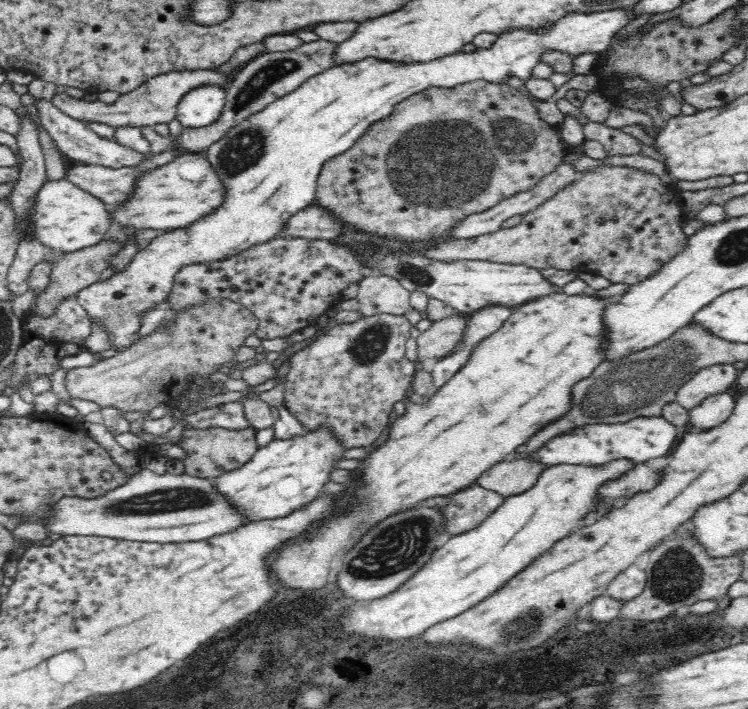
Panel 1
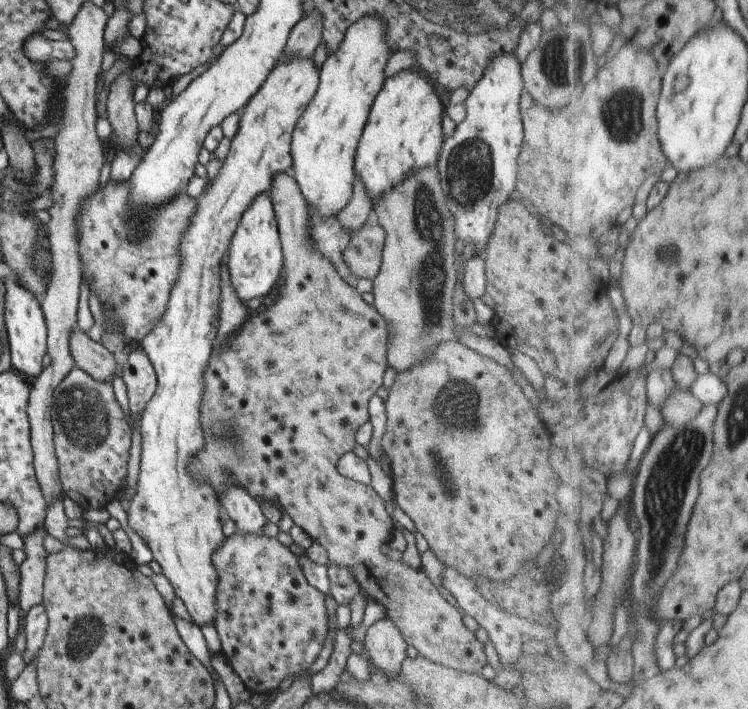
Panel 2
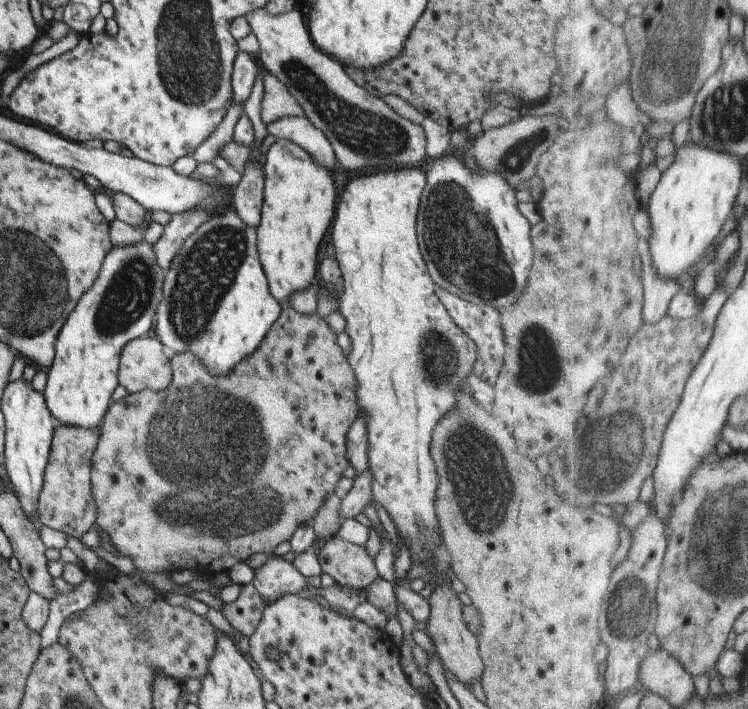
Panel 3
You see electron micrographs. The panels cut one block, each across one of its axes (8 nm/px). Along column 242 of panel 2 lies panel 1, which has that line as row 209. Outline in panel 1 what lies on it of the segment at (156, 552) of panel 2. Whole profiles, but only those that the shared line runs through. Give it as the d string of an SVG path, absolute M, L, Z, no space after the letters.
M183 153L168 164L142 172L134 180L134 188L128 198L120 204L109 206L113 224L113 231L109 234L113 235L120 229L151 228L158 232L180 229L211 214L216 206L220 206L224 196L224 183L204 154Z

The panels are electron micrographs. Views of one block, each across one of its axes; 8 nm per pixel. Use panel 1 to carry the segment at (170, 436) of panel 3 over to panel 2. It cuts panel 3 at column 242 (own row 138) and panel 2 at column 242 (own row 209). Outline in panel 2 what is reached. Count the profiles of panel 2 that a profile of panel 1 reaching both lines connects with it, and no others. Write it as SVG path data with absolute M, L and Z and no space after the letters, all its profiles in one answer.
M289 172L278 173L272 179L272 186L267 194L276 219L285 282L280 286L279 296L271 306L265 307L262 312L249 312L239 330L235 334L231 334L222 345L215 347L210 353L206 361L206 367L202 371L203 389L198 413L198 422L204 442L196 455L193 455L188 460L186 465L188 474L195 483L210 485L212 492L217 496L217 500L230 487L240 487L250 498L257 500L257 502L259 500L268 500L269 498L283 498L283 500L287 500L287 504L283 502L281 512L287 513L287 516L291 517L291 524L298 527L299 531L303 532L303 535L307 536L308 540L319 544L319 547L325 550L327 559L329 559L327 564L346 569L352 575L358 587L367 593L367 596L374 598L376 602L383 605L385 618L401 634L406 646L413 647L417 651L418 656L437 665L442 665L461 673L479 674L486 664L482 644L476 640L472 632L463 626L459 612L457 612L455 607L450 606L442 599L436 586L427 579L427 576L420 568L411 568L411 566L407 566L407 564L403 564L401 561L394 562L389 560L381 552L381 546L387 544L390 532L393 530L392 521L386 514L384 503L376 496L376 493L369 485L365 486L347 479L347 476L339 475L339 470L336 468L339 458L353 450L356 431L368 421L368 401L371 399L371 396L376 394L376 390L382 384L383 373L385 368L388 367L386 362L386 341L388 338L386 325L372 306L363 302L354 286L351 283L345 282L336 272L334 265L315 249L312 234L310 233L310 210L306 206L298 187L292 180L291 174Z

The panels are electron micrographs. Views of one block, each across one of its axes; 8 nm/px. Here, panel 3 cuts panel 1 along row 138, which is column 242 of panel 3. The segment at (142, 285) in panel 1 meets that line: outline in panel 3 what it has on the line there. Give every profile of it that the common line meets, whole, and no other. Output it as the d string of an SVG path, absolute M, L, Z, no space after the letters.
M229 207L217 212L185 239L164 273L162 299L155 311L155 336L168 354L189 351L204 364L212 375L228 372L244 356L251 354L277 320L281 304L268 289L258 252L255 250L256 228L246 225Z

